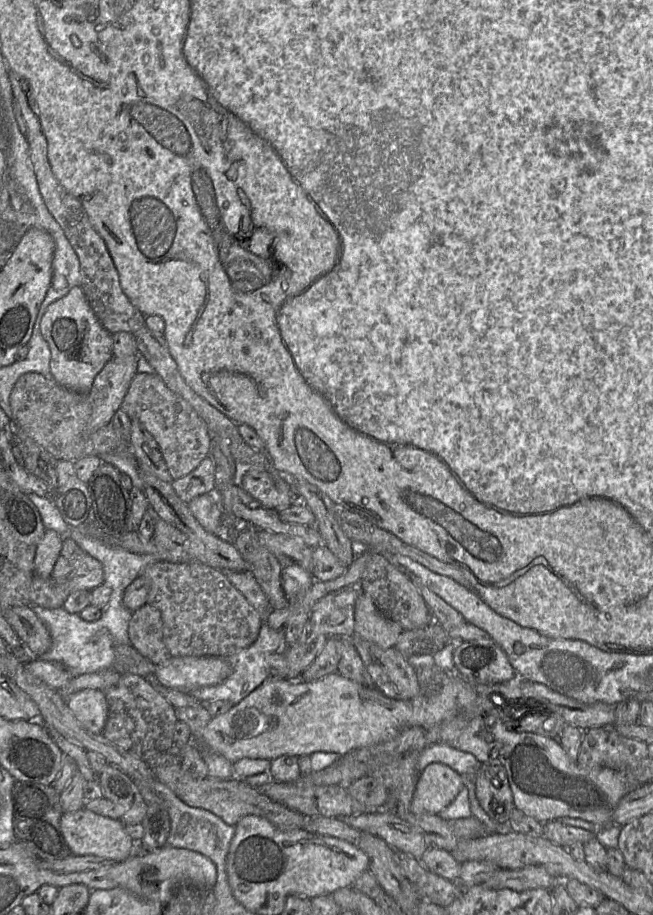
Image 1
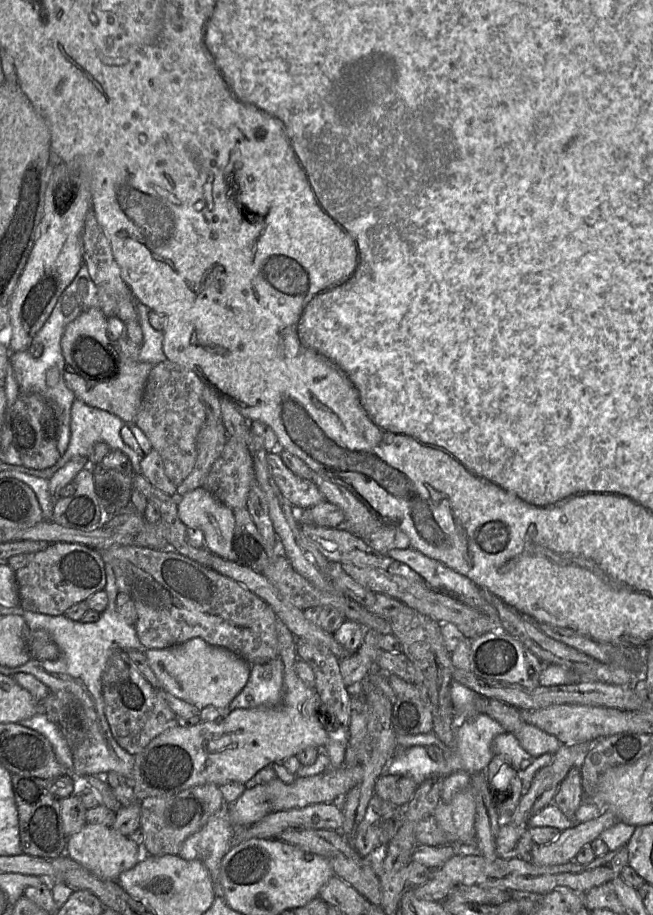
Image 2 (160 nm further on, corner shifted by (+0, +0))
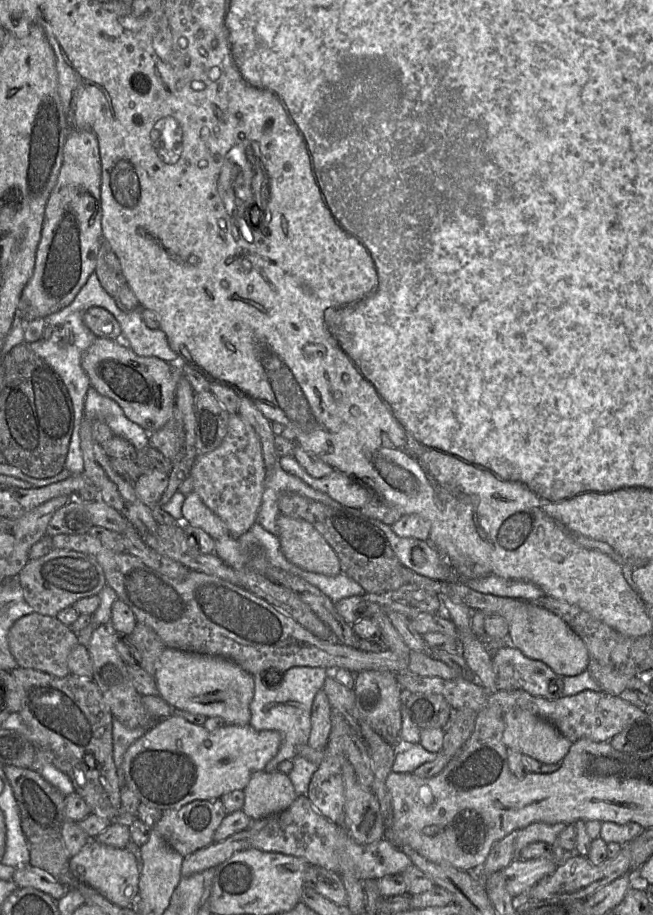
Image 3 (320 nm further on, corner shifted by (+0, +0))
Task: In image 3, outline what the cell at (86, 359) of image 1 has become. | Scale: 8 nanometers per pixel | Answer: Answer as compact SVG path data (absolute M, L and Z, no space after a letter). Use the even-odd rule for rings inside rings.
M101 337L96 338L81 358L91 387L117 402L127 418L148 433L161 429L172 418L175 386L184 363L181 358L167 362L154 356L139 356L125 342Z

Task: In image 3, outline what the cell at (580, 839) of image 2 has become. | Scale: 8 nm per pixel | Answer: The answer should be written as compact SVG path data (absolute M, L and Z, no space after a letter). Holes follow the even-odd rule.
M547 858L514 859L502 870L505 888L512 897L516 897L553 873L558 866L558 862Z

